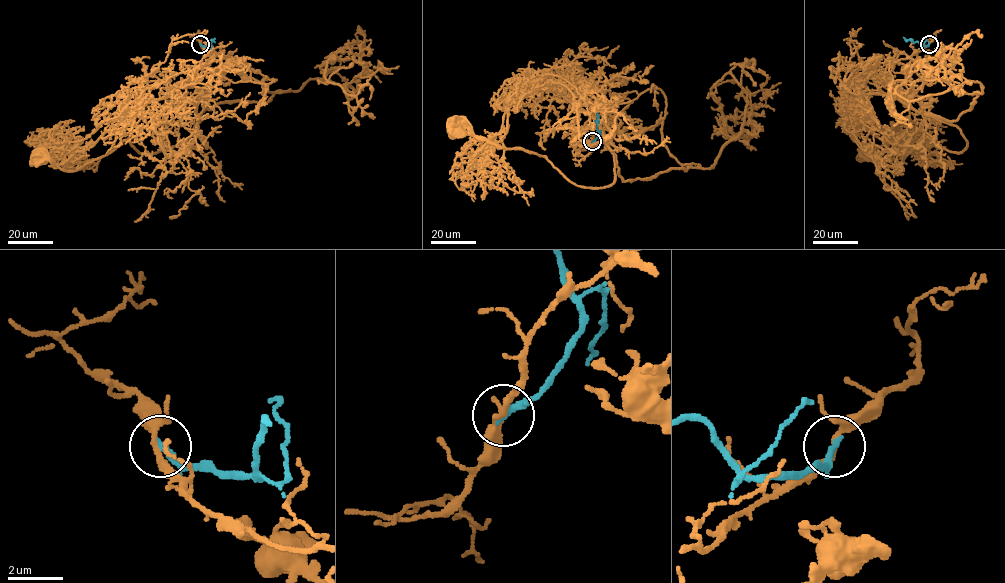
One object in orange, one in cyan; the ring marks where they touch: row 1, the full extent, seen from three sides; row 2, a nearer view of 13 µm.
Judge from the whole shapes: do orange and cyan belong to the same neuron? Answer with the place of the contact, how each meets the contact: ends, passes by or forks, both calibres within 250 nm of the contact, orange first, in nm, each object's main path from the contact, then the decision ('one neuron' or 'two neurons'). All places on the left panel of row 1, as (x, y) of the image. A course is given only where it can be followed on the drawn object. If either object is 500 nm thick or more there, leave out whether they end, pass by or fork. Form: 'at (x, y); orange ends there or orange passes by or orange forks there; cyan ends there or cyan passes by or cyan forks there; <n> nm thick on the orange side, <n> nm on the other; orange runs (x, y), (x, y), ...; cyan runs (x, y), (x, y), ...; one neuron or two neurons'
at (200, 44); orange forks there; cyan ends there; 170 nm thick on the orange side, 260 nm on the other; orange runs (201, 44), (245, 60), (210, 75), (185, 140), (143, 153), (125, 140), (73, 171), (37, 159); cyan runs (201, 44), (208, 47), (214, 38); two neurons

